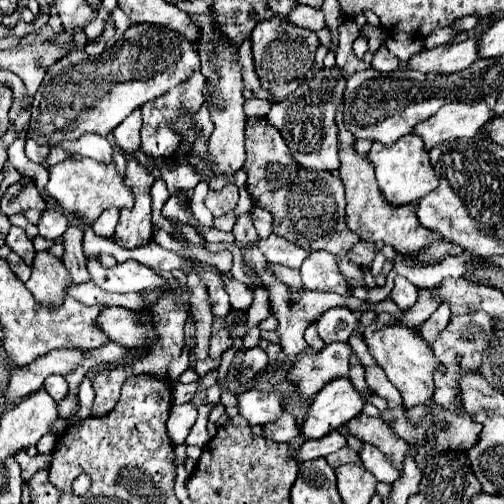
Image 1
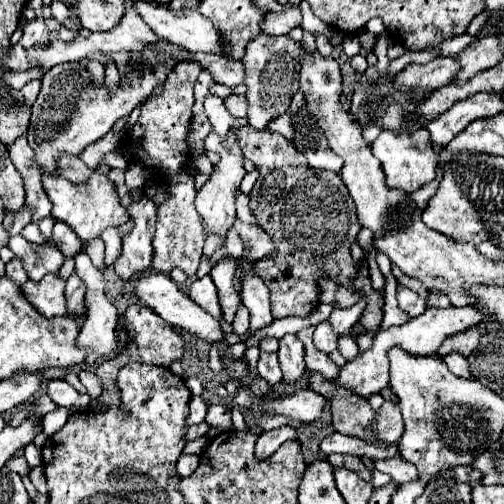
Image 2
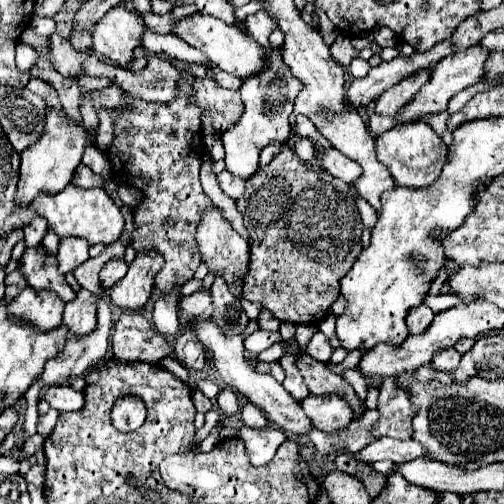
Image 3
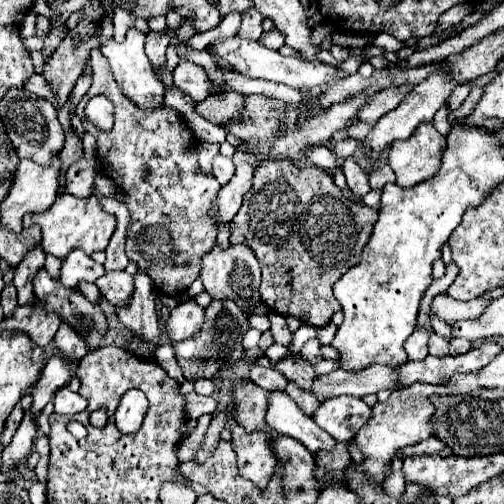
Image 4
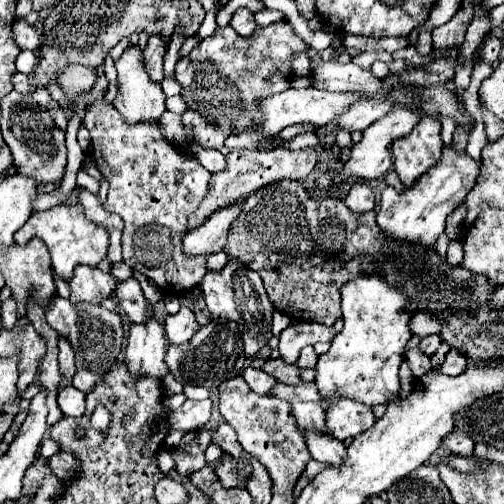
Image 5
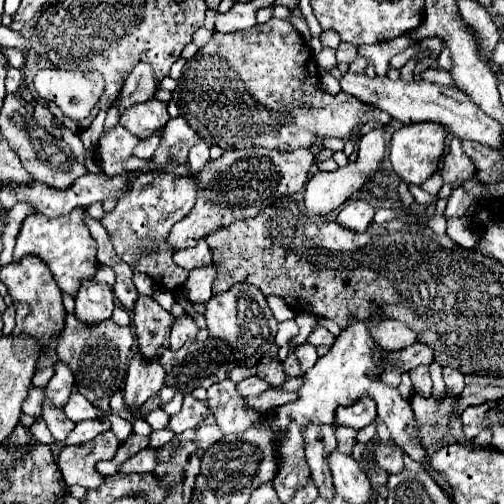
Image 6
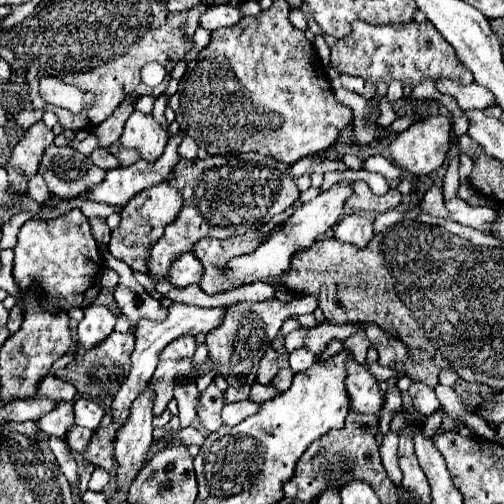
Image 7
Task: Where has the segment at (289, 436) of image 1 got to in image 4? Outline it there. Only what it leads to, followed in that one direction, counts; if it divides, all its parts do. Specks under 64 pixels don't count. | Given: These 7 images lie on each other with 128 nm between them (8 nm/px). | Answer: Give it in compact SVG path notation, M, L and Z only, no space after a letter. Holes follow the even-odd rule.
M236 424L232 428L232 446L238 456L240 474L254 482L258 490L266 490L276 468L276 458L270 450L270 436L264 432L248 434Z

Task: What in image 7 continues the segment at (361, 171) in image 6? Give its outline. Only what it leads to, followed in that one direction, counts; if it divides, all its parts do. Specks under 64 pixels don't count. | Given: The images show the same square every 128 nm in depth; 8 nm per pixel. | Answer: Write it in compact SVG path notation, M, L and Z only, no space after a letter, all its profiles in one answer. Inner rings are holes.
M338 182L334 184L328 192L322 192L320 196L316 196L314 200L310 200L308 204L304 204L302 208L298 208L284 224L280 230L276 230L272 236L268 236L254 252L242 254L232 258L226 266L224 266L224 274L230 278L232 284L236 286L244 286L244 284L252 284L258 280L266 280L272 278L276 284L280 284L280 276L288 272L290 268L290 260L296 252L302 252L306 248L310 248L322 234L326 234L342 216L342 206L344 200L348 200L348 192L350 192L350 184L348 182Z

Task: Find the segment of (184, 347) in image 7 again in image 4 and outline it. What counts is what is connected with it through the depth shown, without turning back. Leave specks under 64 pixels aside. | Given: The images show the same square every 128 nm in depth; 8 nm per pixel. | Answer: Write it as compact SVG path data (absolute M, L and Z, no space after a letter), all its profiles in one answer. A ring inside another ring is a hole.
M186 300L170 312L166 320L166 332L172 342L180 342L196 334L202 328L202 324L204 324L204 310L194 300Z

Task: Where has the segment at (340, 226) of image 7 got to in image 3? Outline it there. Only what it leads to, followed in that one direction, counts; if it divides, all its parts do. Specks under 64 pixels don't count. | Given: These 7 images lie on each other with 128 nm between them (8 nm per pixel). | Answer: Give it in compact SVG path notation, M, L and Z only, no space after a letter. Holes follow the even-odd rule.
M318 146L318 160L322 162L322 168L324 170L328 170L332 176L344 180L346 184L354 184L360 178L360 174L362 174L360 164L356 164L350 158L346 158L336 148L326 150L326 148L320 148Z

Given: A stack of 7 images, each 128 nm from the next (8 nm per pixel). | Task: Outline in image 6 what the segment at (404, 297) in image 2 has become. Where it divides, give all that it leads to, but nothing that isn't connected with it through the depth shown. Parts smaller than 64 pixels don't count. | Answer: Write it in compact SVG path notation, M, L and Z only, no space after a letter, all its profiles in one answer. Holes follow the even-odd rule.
M428 366L414 368L410 372L410 378L412 378L412 384L414 384L416 396L422 396L422 398L432 396L432 380L430 380L430 374L428 374Z

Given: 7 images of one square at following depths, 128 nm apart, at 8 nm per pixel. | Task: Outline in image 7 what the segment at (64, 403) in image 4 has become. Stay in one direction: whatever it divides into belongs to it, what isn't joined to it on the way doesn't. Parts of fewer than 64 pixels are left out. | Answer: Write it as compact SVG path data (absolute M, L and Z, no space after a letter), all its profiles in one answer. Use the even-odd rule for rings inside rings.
M80 398L76 404L74 404L74 416L76 416L76 424L78 426L84 426L88 430L96 430L100 426L100 420L104 418L106 410L102 406L92 402L92 400L86 400L86 398Z

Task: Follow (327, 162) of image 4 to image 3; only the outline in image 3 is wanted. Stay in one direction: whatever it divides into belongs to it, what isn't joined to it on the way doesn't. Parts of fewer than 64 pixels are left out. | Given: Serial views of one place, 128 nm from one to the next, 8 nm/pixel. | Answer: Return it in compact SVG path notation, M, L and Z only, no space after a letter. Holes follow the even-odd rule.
M298 137L294 150L299 158L304 162L310 162L316 155L316 149L308 138ZM355 193L355 201L358 210L360 210L360 214L362 214L362 222L364 222L364 226L366 228L372 228L374 224L376 224L376 220L378 220L378 216L376 216L376 210L368 204L360 195Z

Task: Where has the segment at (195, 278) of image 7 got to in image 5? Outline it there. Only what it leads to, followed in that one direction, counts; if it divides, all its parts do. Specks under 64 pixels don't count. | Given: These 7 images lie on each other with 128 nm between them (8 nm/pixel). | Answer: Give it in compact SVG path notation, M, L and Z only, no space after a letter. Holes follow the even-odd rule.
M242 202L232 204L232 208L222 208L220 212L214 212L204 224L200 224L200 228L196 228L196 232L186 234L182 240L184 254L194 258L220 252L226 244L226 234L232 220L236 220L236 216L240 214L240 206Z

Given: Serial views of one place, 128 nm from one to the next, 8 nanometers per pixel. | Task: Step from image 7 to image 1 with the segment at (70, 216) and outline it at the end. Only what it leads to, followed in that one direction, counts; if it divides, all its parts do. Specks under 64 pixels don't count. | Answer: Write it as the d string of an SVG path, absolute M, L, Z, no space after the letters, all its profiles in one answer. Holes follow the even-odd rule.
M74 155L54 164L50 168L50 180L46 184L46 194L54 196L58 206L66 214L80 214L92 224L106 208L132 208L132 194L124 186L122 176L116 172L114 164L100 164L93 159Z

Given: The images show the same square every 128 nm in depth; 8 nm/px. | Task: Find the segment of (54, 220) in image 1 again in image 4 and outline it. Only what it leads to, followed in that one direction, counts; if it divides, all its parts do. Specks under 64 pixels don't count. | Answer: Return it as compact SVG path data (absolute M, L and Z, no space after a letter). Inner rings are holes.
M76 250L76 252L70 252L64 258L60 282L66 288L78 290L80 282L96 282L104 274L106 274L106 270L104 270L102 264L96 264L88 254Z

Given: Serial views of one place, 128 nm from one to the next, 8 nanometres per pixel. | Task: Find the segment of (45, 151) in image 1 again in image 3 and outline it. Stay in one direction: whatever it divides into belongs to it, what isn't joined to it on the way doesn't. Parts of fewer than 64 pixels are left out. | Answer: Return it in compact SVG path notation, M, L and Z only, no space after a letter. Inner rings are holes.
M80 164L78 166L78 178L74 178L74 184L76 186L82 186L82 188L106 188L108 186L108 180L104 180L102 176L98 176L98 174L94 174L88 166L84 166L84 164Z

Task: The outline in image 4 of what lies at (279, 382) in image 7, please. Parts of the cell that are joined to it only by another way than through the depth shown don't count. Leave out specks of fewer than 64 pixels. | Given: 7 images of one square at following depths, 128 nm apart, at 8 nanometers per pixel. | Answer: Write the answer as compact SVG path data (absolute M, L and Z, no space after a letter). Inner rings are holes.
M270 314L270 322L272 322L270 332L272 332L274 340L276 340L278 344L290 348L290 344L292 344L292 336L294 336L294 334L290 332L290 328L288 328L288 324L286 324L286 318L280 316L280 314ZM328 324L328 326L324 326L324 328L320 328L320 330L318 330L316 338L320 340L320 344L330 345L332 338L334 338L336 334L336 330L338 330L338 326L336 326L336 324Z

